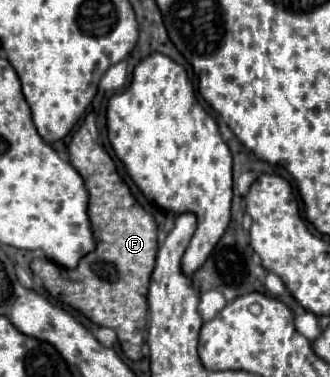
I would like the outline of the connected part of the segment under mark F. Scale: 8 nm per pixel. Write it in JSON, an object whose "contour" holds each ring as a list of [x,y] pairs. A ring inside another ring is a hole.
{"contour":[[[92,113],[86,115],[80,129],[74,133],[68,153],[70,163],[80,171],[80,175],[84,175],[84,183],[90,193],[92,203],[88,213],[92,215],[96,249],[88,253],[74,271],[66,271],[48,259],[34,259],[30,265],[32,273],[44,281],[46,291],[54,299],[82,311],[96,325],[114,329],[126,357],[138,361],[142,359],[142,345],[148,323],[148,283],[158,251],[156,221],[134,199],[130,187],[118,175],[116,163],[98,143],[98,129]]]}

